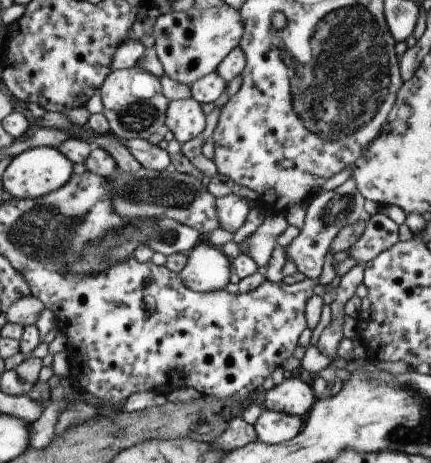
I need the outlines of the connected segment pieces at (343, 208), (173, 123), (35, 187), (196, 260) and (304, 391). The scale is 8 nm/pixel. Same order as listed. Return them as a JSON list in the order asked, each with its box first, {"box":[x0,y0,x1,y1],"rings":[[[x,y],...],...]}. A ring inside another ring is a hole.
[{"box":[284,177,369,281],"rings":[[[351,177],[333,190],[320,190],[315,196],[312,196],[306,205],[303,224],[301,224],[297,236],[284,248],[285,260],[291,261],[297,272],[303,274],[307,279],[317,281],[321,268],[323,268],[323,258],[335,234],[343,226],[366,220],[369,216],[363,210],[363,200]]]},{"box":[164,97,205,145],"rings":[[[192,97],[171,100],[166,107],[164,124],[173,134],[174,140],[183,145],[204,130],[205,114],[201,104],[195,102]]]},{"box":[1,147,73,200],"rings":[[[34,147],[21,152],[9,162],[1,176],[2,190],[8,197],[33,200],[63,188],[73,174],[73,164],[50,147]]]},{"box":[177,242,231,292],"rings":[[[197,242],[185,255],[186,263],[177,273],[183,288],[193,292],[223,290],[229,282],[231,259],[221,249]]]},{"box":[260,377,316,419],"rings":[[[285,377],[281,384],[263,391],[260,401],[264,409],[304,419],[316,398],[312,388],[299,377]]]}]

